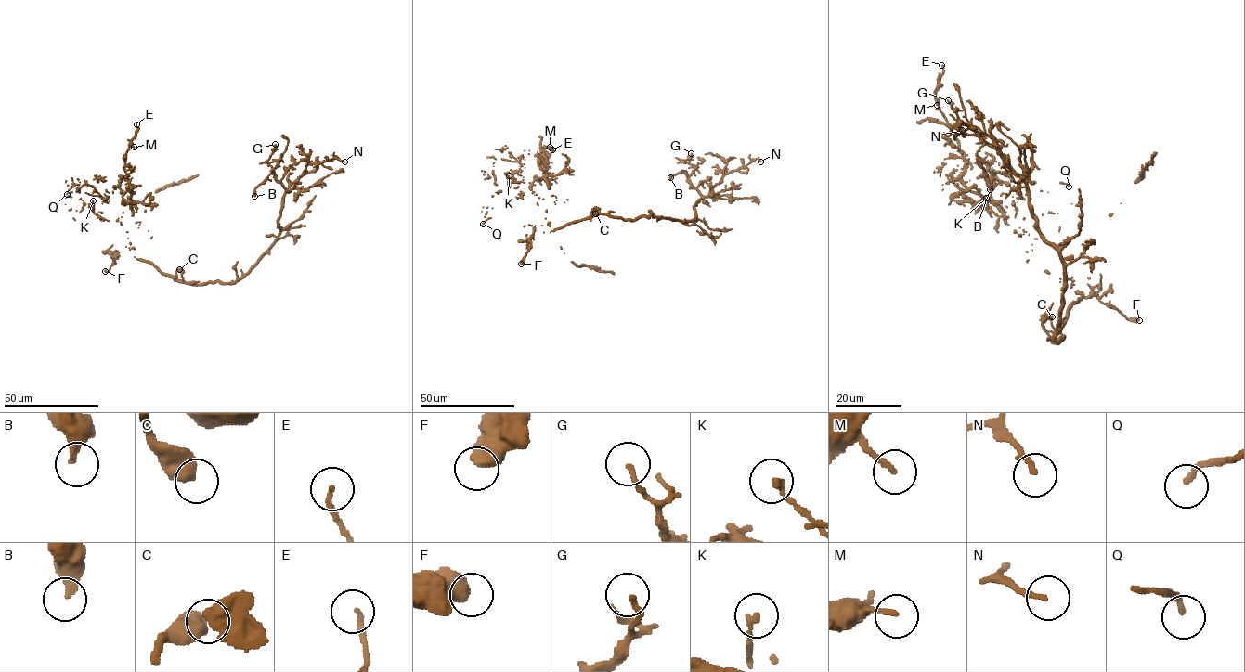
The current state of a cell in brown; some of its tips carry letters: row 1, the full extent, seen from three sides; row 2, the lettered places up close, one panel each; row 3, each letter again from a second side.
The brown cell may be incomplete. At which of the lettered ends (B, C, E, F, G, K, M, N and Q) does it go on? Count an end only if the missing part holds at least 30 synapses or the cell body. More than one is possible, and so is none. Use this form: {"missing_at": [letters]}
{"missing_at": []}

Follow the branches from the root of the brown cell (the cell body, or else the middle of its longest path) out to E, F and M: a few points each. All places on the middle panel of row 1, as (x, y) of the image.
E: (593, 214), (550, 232), (543, 199), (551, 195), (545, 178), (546, 161), (540, 158), (546, 146), (552, 149)
F: (593, 214), (551, 232), (542, 226), (535, 226), (530, 248), (521, 264)
M: (593, 214), (550, 232), (543, 199), (551, 195), (545, 178), (546, 161), (540, 159), (542, 149), (550, 147)

